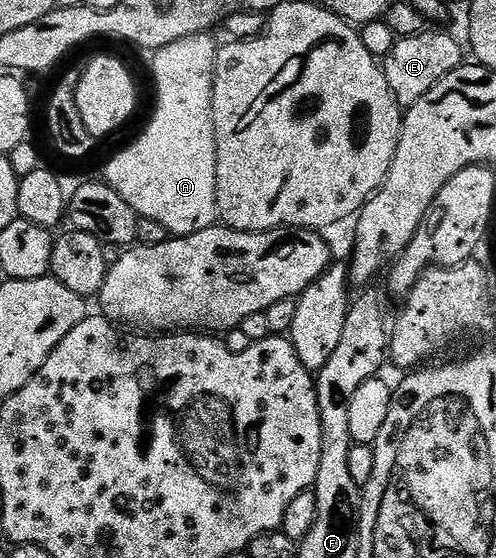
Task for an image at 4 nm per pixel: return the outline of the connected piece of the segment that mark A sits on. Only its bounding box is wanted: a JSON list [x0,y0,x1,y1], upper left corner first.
[102,35,218,237]

